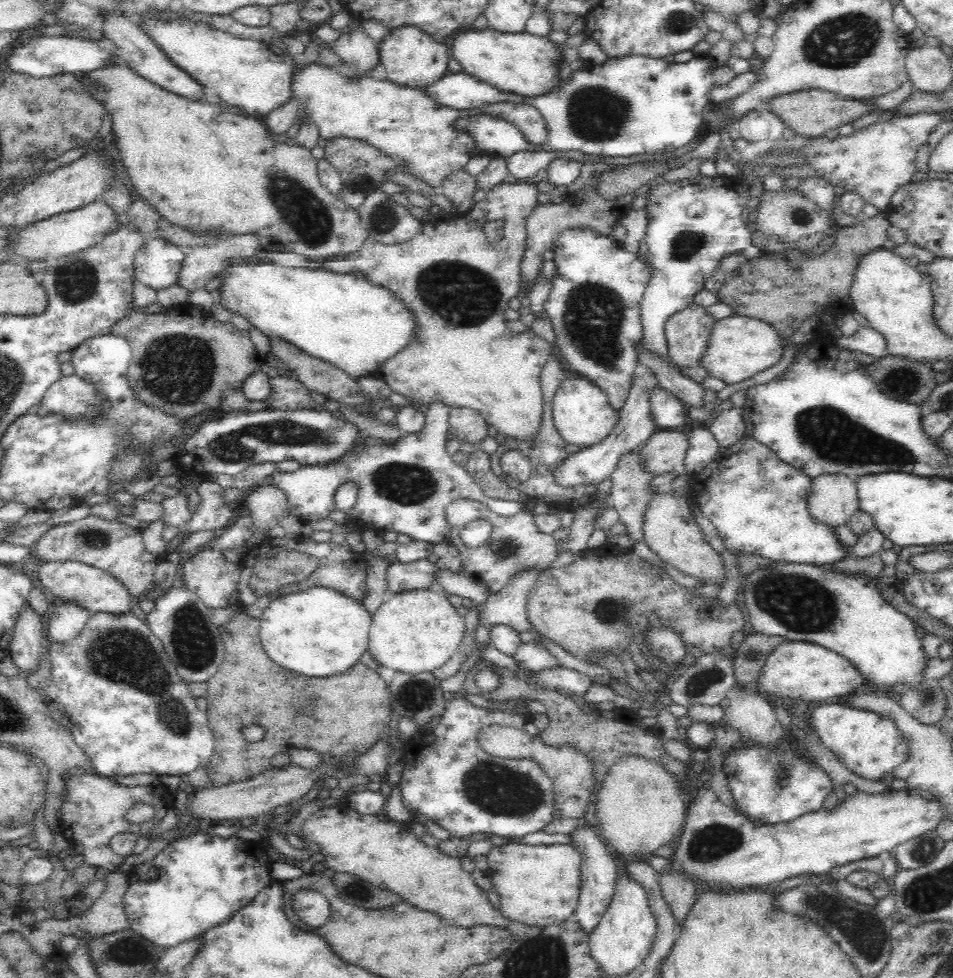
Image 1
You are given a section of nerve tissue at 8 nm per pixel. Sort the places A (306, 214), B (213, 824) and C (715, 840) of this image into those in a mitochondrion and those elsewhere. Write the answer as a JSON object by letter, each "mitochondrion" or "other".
{"A":"mitochondrion","B":"other","C":"mitochondrion"}

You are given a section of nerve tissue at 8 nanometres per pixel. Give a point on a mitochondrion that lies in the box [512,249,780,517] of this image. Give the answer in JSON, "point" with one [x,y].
{"point":[594,318]}

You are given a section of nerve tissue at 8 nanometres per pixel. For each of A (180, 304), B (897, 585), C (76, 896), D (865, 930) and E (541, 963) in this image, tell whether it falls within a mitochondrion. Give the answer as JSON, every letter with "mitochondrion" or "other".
{"A":"other","B":"other","C":"other","D":"mitochondrion","E":"mitochondrion"}

